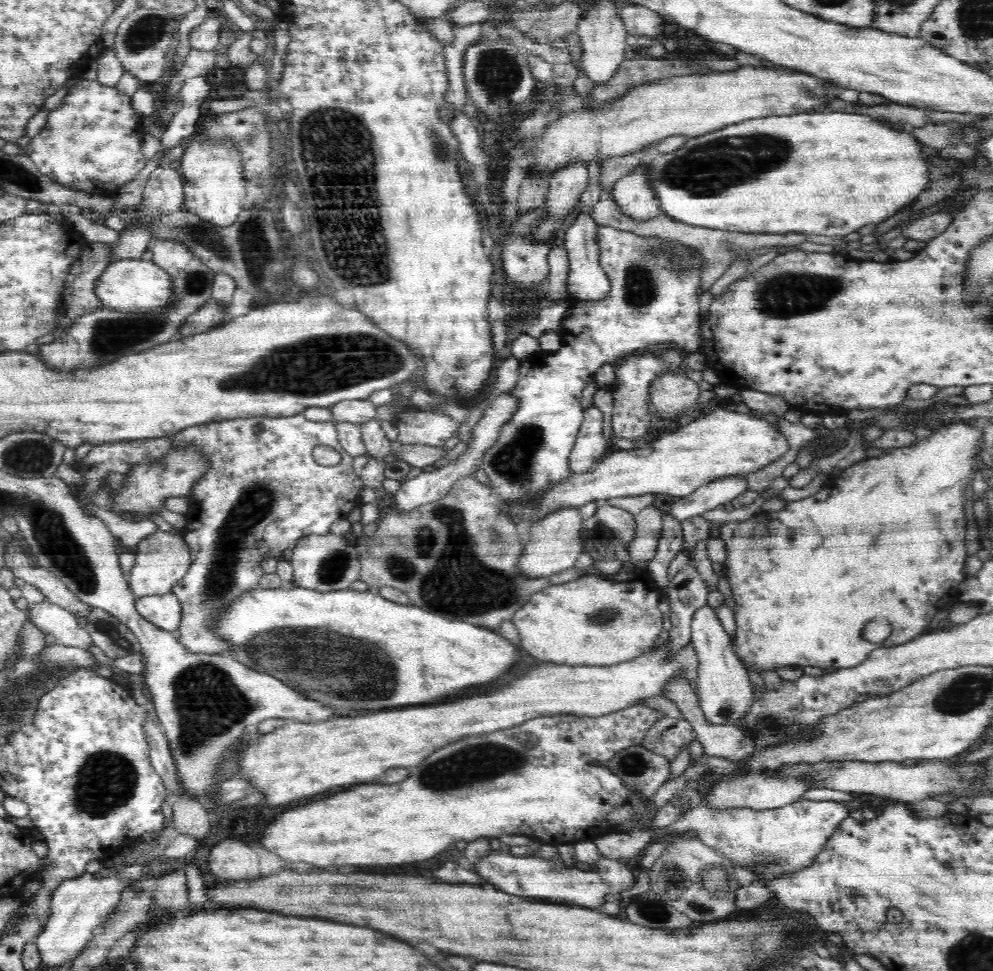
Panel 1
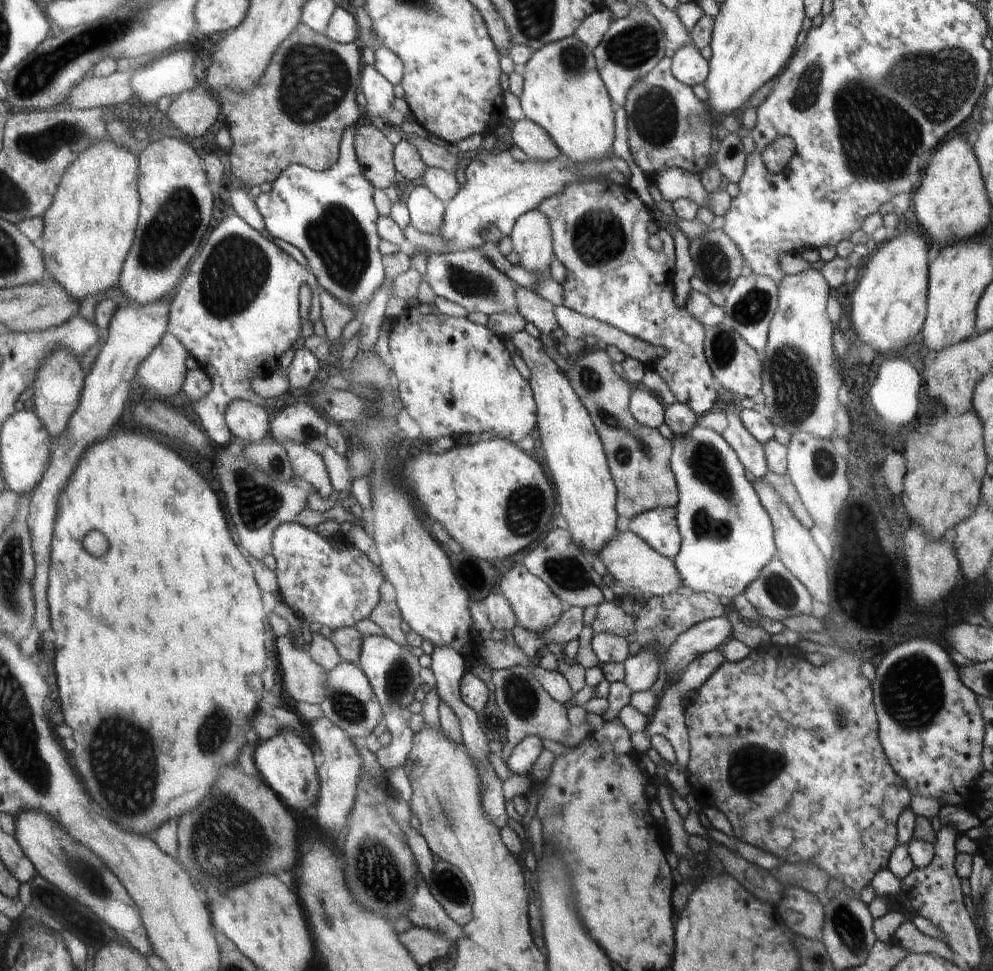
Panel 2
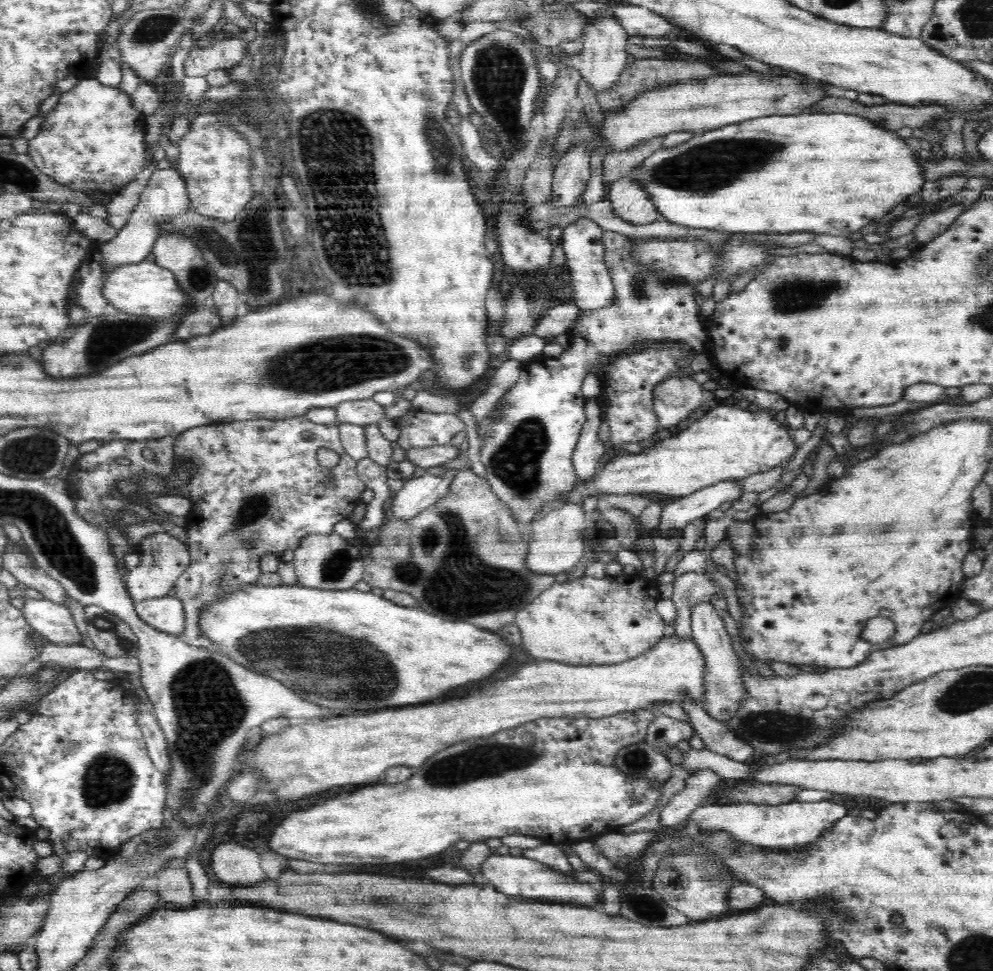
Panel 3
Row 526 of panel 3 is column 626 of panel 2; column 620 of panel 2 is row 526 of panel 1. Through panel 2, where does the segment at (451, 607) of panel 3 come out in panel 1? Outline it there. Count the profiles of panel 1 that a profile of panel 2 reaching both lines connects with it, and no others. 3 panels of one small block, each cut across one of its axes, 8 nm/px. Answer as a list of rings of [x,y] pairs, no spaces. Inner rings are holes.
[[[472,475],[463,476],[462,479],[458,480],[451,488],[451,491],[446,494],[446,496],[440,497],[440,500],[435,500],[434,502],[428,504],[422,504],[420,508],[408,509],[408,512],[388,512],[380,524],[378,524],[378,530],[372,538],[358,538],[358,546],[353,548],[356,550],[357,558],[360,559],[360,580],[363,580],[368,584],[368,586],[378,587],[380,586],[390,586],[400,592],[404,592],[410,602],[420,608],[428,609],[430,612],[436,612],[444,617],[453,618],[453,619],[464,619],[472,625],[478,625],[480,627],[496,630],[497,627],[500,627],[502,622],[506,620],[513,621],[514,612],[517,611],[526,601],[530,600],[534,594],[544,590],[546,586],[552,585],[552,582],[549,581],[548,577],[538,578],[528,580],[528,578],[523,578],[519,572],[517,572],[516,562],[517,558],[520,557],[521,548],[524,544],[524,534],[520,532],[512,523],[507,522],[504,518],[501,518],[497,514],[497,506],[499,505],[498,500],[501,498],[497,492],[486,484],[477,480]]]

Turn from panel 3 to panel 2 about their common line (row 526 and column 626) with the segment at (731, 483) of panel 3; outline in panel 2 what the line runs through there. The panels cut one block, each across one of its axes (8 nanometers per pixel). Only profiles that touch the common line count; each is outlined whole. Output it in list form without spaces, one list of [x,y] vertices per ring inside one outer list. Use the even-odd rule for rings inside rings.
[[[640,651],[624,661],[624,684],[631,692],[650,691],[659,673],[659,658],[654,651]]]

